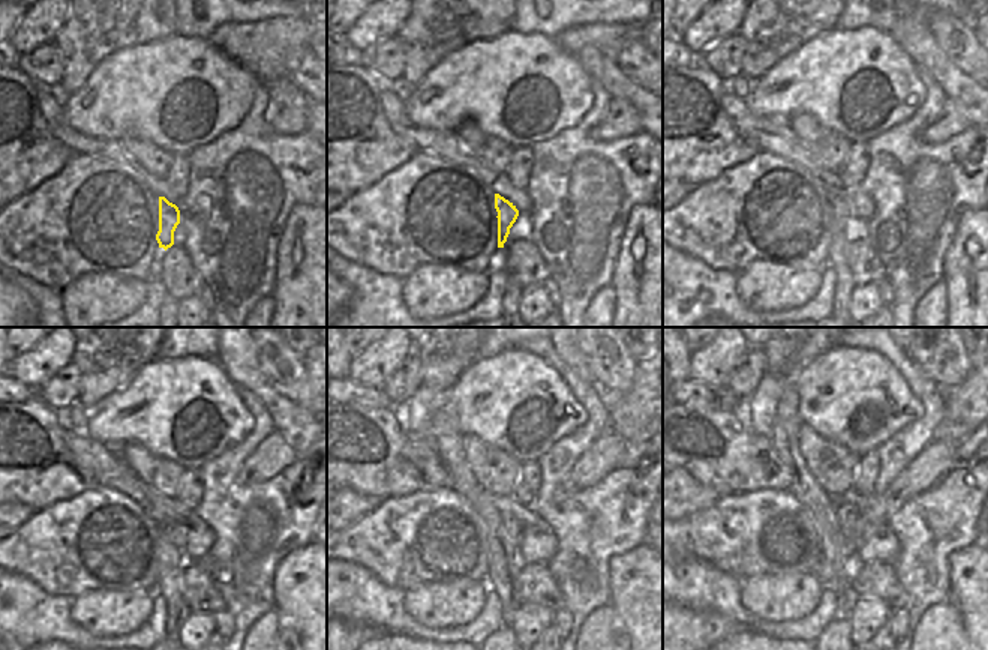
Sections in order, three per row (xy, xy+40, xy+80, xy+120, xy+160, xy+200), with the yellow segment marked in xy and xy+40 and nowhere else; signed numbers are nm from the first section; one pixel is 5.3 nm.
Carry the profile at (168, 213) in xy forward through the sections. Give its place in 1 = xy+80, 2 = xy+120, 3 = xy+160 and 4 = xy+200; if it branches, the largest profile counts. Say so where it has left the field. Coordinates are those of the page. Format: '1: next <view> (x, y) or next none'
1: next xy+80 (841, 207)
2: next xy+120 (176, 533)
3: next xy+160 (510, 524)
4: next xy+200 (849, 511)

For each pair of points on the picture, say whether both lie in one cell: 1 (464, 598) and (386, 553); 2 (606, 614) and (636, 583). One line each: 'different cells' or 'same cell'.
1: different cells
2: different cells

